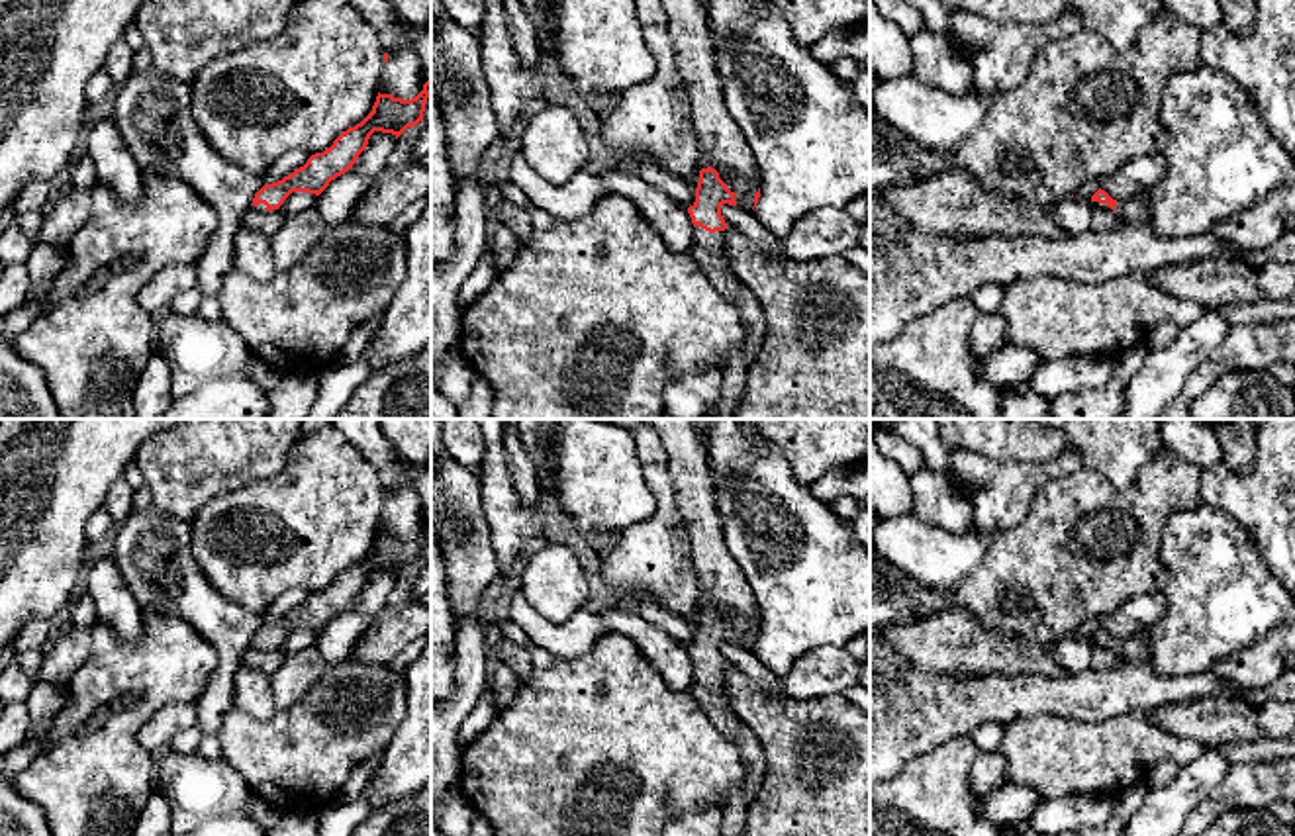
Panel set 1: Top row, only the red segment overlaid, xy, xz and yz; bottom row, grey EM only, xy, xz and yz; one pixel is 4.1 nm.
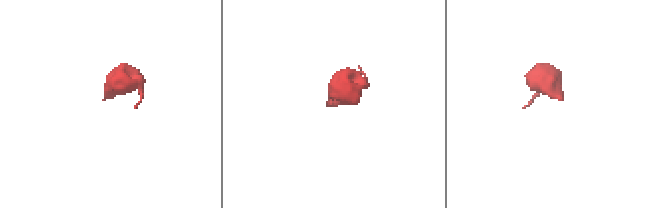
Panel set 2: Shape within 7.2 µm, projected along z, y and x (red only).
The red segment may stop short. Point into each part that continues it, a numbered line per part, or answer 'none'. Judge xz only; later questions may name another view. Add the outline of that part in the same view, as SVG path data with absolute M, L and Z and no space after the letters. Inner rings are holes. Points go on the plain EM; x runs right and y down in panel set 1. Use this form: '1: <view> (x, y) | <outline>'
1: xz (708, 688) | M695 664L690 693L699 703L711 724L739 750L744 767L744 781L731 793L729 801L721 809L719 836L743 836L746 807L754 799L766 769L762 744L731 711L725 693L725 670L709 672Z

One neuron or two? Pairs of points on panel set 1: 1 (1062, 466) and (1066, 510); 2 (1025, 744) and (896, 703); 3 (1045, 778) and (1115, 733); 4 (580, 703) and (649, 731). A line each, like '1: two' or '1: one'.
1: two
2: two
3: one
4: one

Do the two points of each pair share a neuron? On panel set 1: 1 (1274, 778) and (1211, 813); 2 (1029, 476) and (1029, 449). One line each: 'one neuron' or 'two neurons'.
1: one neuron
2: two neurons

